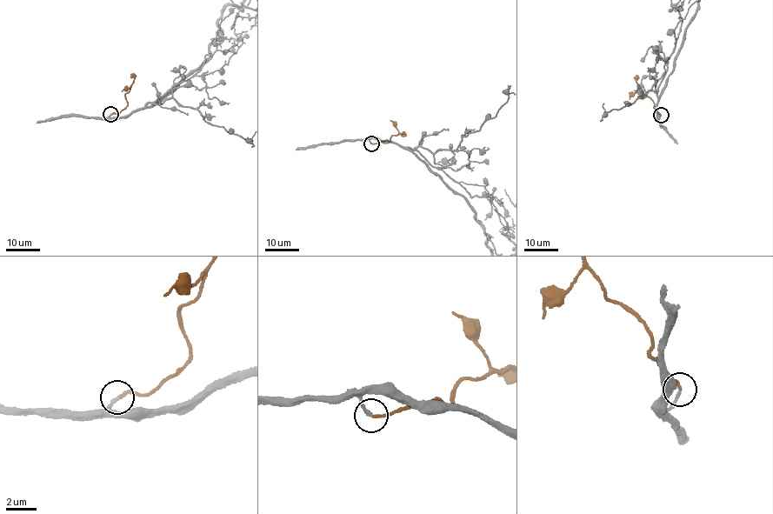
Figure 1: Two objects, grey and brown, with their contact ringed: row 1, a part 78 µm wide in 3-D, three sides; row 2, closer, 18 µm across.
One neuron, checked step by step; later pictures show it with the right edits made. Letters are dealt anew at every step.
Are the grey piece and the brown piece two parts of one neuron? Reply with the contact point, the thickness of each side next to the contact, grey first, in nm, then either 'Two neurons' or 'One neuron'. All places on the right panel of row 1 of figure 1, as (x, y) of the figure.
Place: (661, 115). Thickness 190 nm (grey) against 190 nm. One neuron

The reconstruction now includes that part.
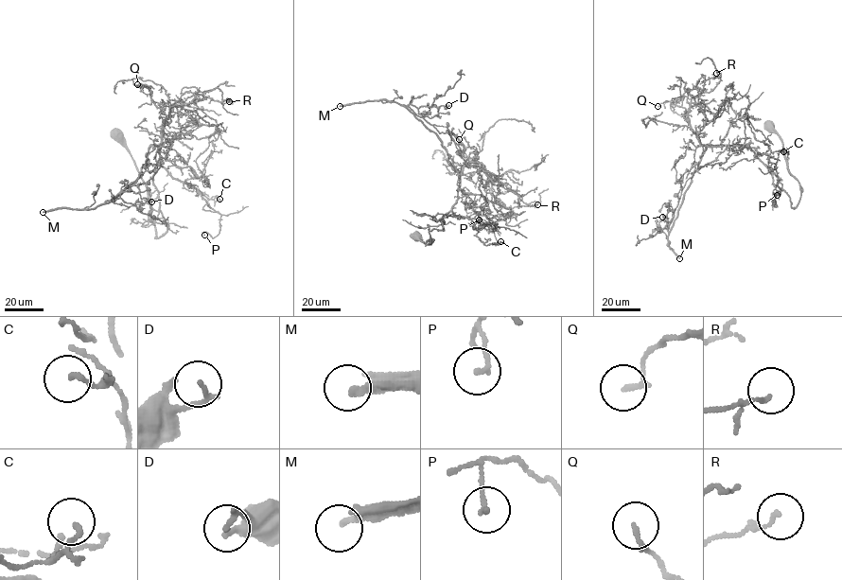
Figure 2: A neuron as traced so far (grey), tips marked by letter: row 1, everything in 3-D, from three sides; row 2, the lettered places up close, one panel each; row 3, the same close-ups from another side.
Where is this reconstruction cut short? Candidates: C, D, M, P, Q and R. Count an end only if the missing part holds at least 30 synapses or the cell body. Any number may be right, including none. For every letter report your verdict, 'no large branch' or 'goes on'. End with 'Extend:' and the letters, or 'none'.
C: no large branch
D: no large branch
M: goes on
P: no large branch
Q: no large branch
R: no large branch
Extend: M

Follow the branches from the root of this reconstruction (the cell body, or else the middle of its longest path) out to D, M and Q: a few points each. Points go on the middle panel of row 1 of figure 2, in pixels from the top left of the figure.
D: (416, 237), (429, 244), (429, 231), (443, 231), (458, 176), (440, 139), (403, 105), (429, 117), (448, 105)
M: (416, 237), (429, 244), (429, 231), (443, 231), (458, 199), (457, 172), (440, 139), (395, 102), (340, 106)
Q: (416, 237), (430, 238), (429, 244), (429, 231), (443, 231), (463, 167), (477, 161), (467, 164), (459, 139)

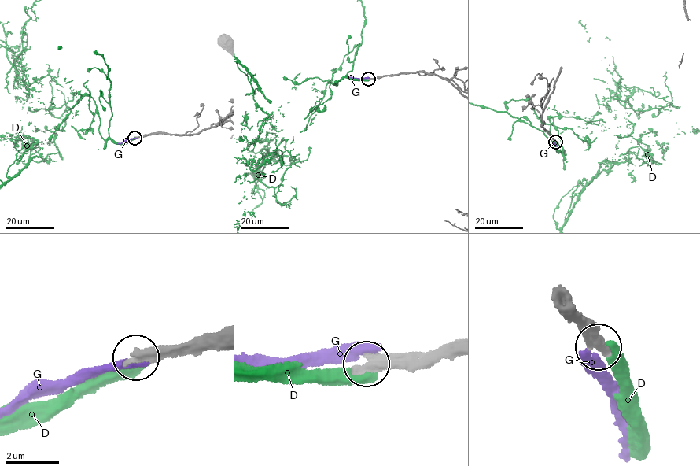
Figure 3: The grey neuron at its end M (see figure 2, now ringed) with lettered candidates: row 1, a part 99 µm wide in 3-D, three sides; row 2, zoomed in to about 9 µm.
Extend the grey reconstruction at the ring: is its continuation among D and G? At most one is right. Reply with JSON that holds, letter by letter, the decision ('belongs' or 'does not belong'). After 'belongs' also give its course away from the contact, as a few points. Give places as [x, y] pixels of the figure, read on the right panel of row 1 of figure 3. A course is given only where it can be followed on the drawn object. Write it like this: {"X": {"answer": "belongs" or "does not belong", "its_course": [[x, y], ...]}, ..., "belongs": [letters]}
{"D": {"answer": "does not belong"}, "G": {"answer": "does not belong"}, "belongs": []}

